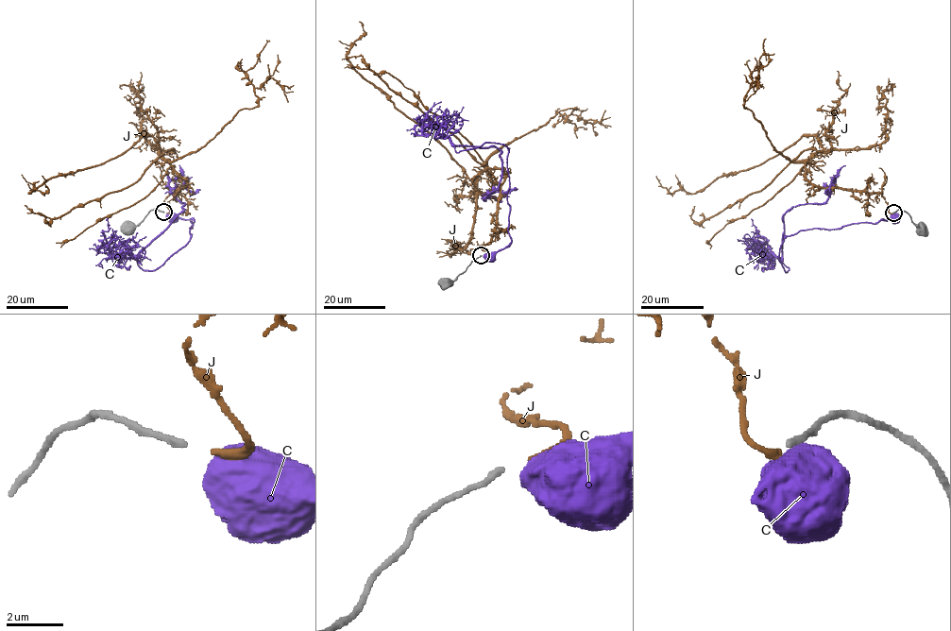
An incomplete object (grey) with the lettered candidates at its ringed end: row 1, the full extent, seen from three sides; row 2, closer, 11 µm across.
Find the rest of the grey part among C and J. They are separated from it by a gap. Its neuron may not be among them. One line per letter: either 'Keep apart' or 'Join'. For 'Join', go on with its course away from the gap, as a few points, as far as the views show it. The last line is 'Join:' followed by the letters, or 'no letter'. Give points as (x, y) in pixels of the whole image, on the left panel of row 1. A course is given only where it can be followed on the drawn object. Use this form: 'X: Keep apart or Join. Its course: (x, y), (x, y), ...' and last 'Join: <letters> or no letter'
C: Keep apart
J: Join. Its course: (166, 213), (164, 200), (186, 181), (152, 136), (28, 193), (47, 190), (42, 176)
Join: J

